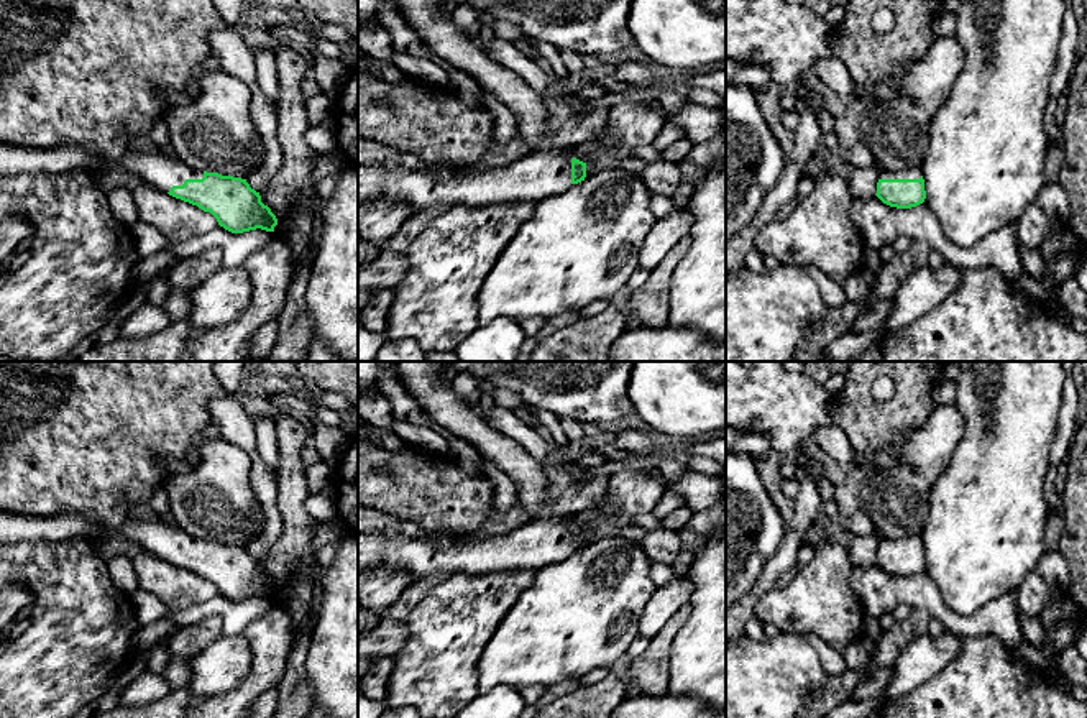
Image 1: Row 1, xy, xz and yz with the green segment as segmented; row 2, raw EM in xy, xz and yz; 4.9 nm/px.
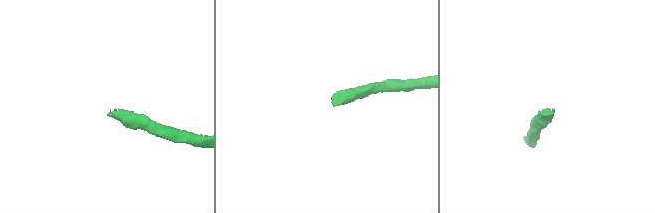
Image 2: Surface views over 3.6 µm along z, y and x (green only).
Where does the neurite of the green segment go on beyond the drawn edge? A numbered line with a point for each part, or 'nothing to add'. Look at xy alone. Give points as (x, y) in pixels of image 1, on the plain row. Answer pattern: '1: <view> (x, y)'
1: xy (156, 538)

